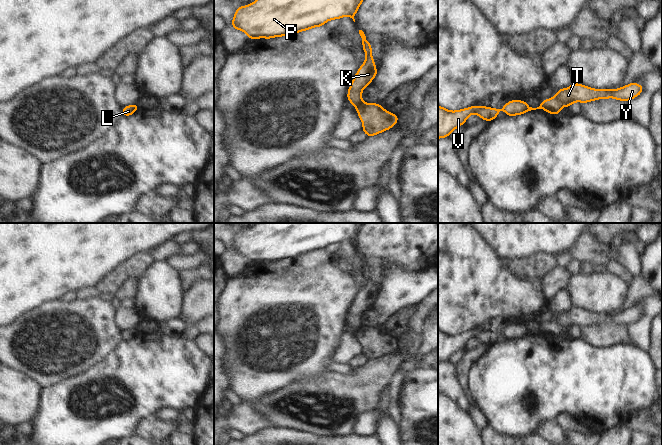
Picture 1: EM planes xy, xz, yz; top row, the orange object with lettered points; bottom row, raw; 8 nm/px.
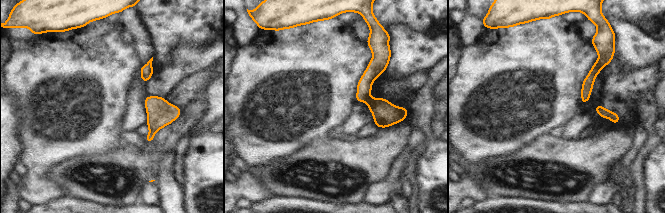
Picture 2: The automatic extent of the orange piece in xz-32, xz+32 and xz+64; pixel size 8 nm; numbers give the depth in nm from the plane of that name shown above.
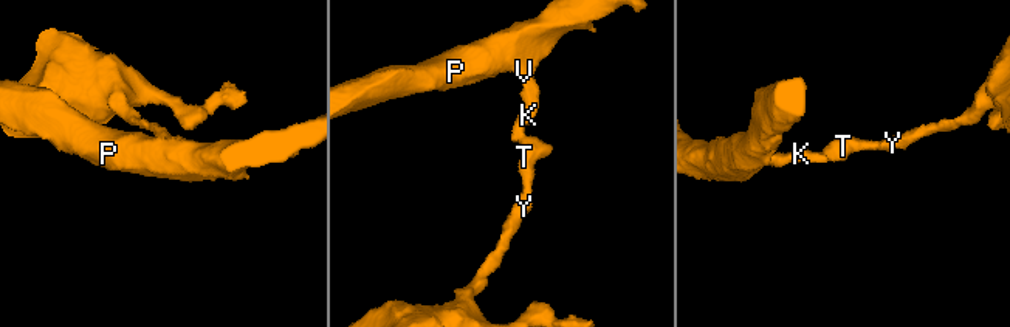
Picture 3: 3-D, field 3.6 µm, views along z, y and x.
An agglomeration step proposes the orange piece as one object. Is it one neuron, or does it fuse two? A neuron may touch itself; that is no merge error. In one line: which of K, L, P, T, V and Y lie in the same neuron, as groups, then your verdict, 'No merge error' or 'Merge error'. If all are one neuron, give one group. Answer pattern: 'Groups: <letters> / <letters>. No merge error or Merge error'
Groups: K L P V / T Y. Merge error.

